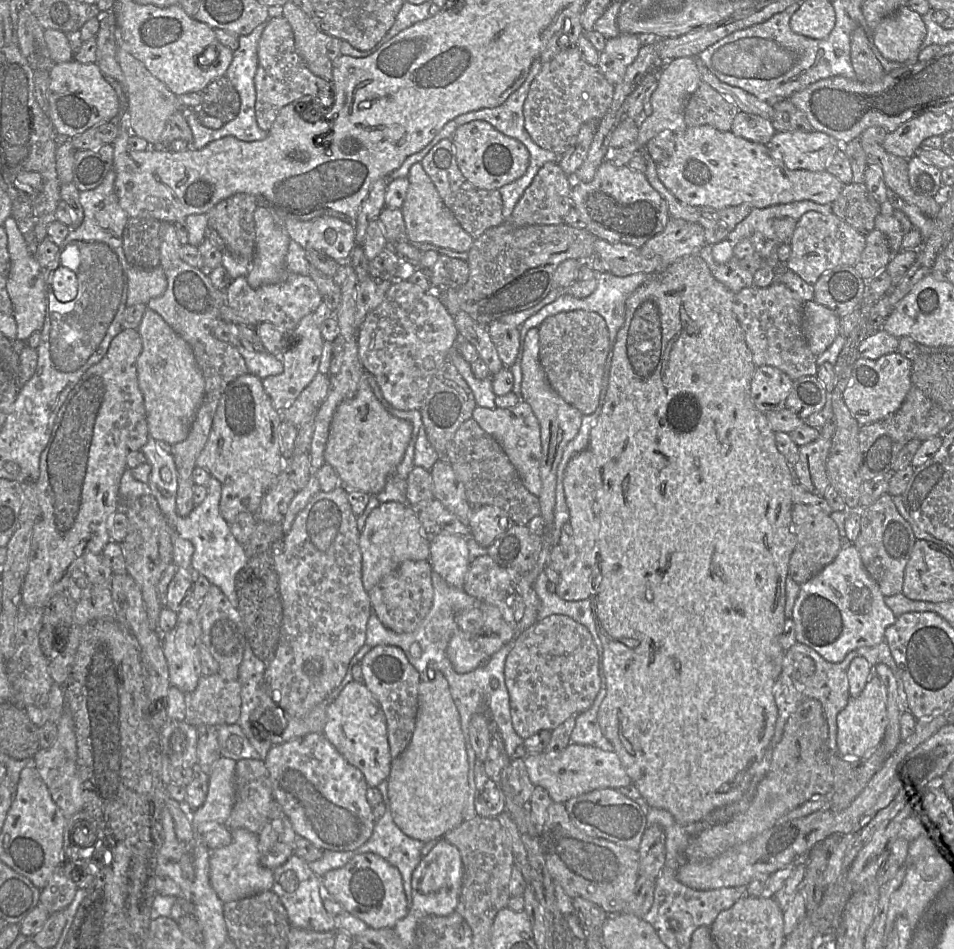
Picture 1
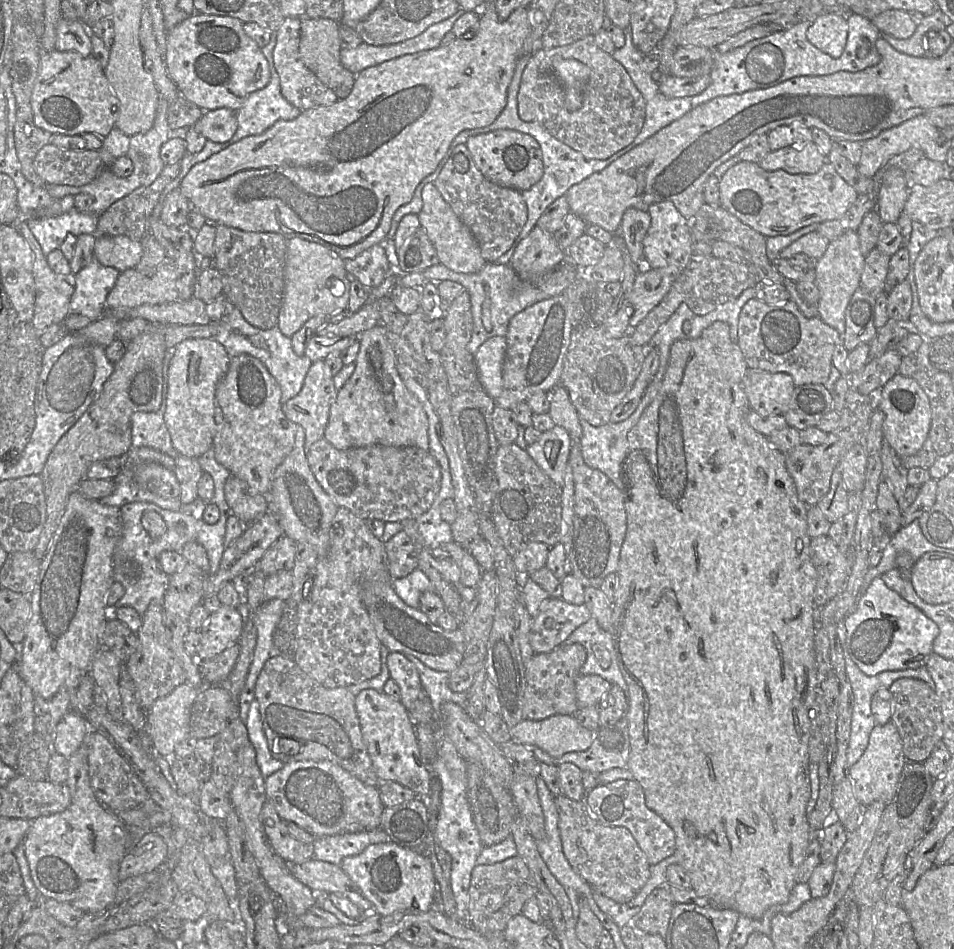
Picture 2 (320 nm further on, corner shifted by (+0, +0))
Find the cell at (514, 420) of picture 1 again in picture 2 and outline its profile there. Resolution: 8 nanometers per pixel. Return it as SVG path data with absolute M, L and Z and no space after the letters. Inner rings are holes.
M555 425L551 430L542 432L540 438L525 446L526 451L538 466L560 487L564 486L565 470L569 464L572 439L565 428Z

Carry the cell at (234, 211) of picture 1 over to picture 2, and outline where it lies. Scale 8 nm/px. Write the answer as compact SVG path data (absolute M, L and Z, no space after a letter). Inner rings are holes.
M215 224L214 242L217 270L221 274L223 294L236 306L244 319L261 330L269 330L278 326L278 317L285 290L285 266L287 255L287 239L273 232L247 232L225 224Z

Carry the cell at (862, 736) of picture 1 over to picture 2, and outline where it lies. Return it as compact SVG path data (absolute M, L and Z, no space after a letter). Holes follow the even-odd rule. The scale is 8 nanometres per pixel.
M892 721L883 725L877 724L870 733L868 746L863 755L848 770L848 778L856 799L864 806L875 801L890 801L896 793L906 762L902 739L896 725Z

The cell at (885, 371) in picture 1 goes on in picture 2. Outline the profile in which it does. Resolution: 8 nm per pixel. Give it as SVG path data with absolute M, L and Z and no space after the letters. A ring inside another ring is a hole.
M900 373L890 378L874 398L874 409L879 408L885 415L883 436L900 457L916 454L927 439L931 426L931 407L929 398L915 379Z

